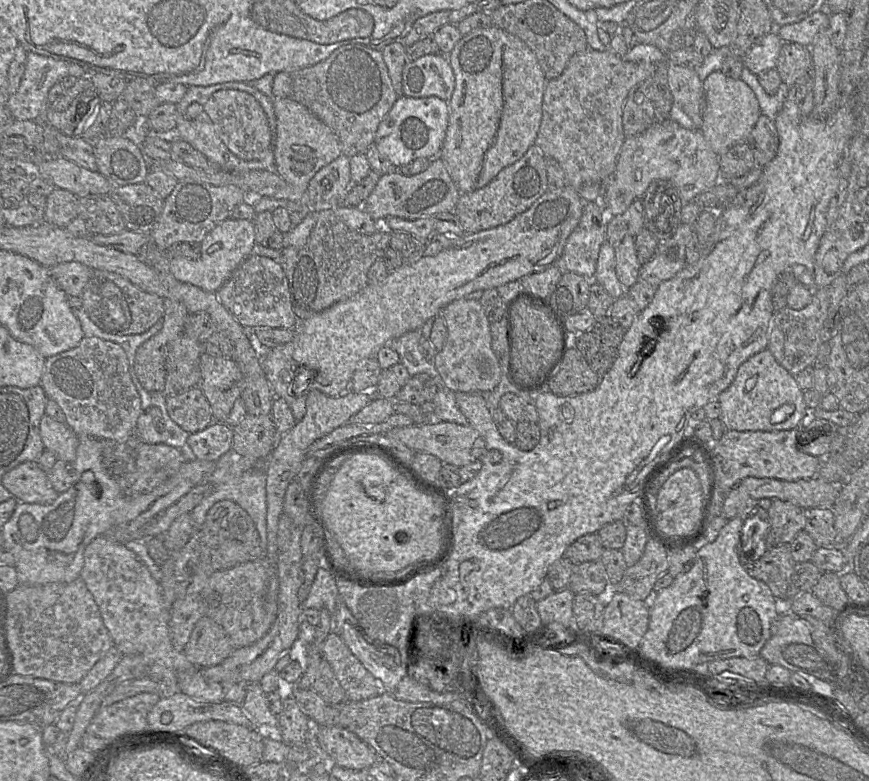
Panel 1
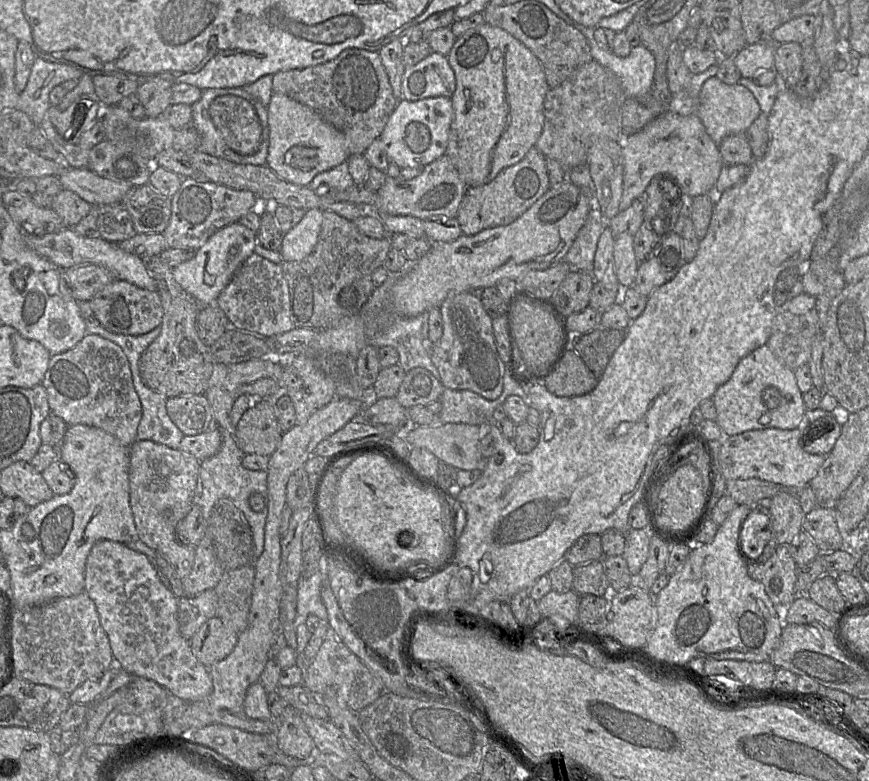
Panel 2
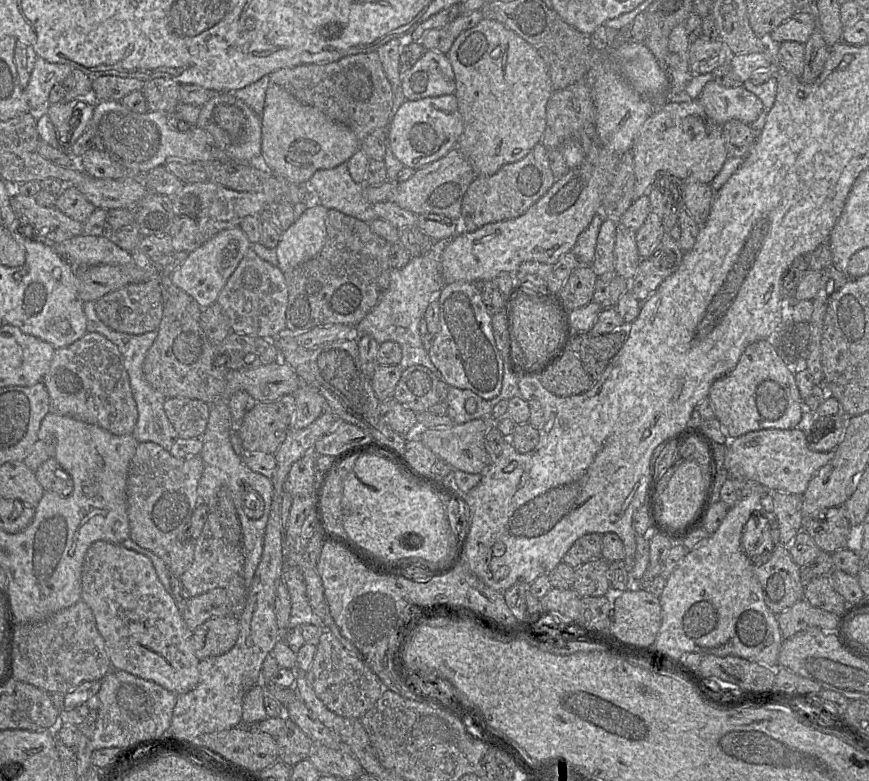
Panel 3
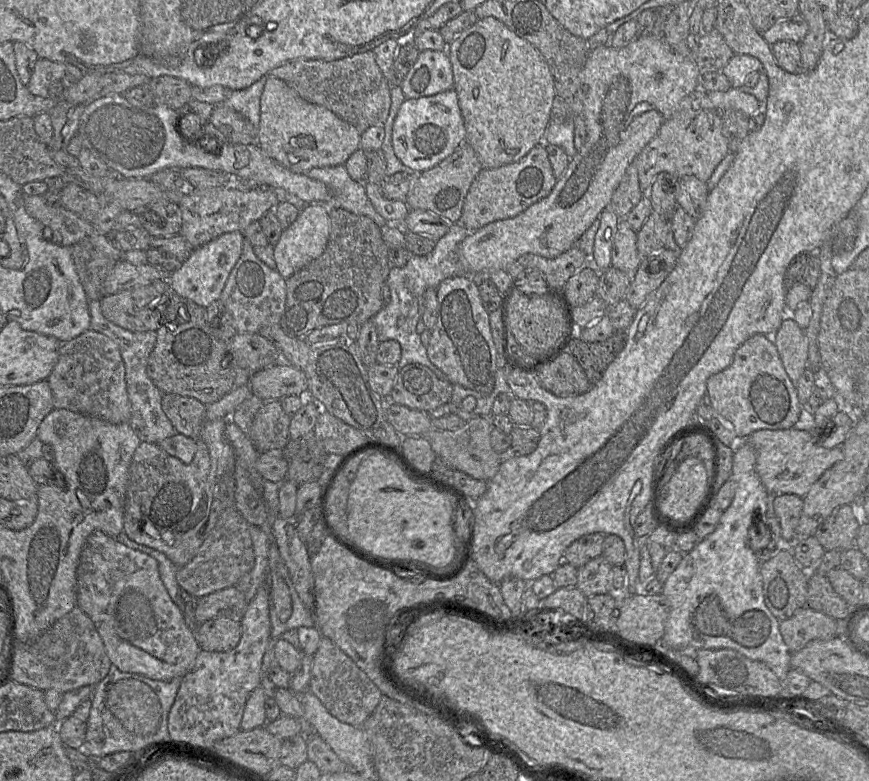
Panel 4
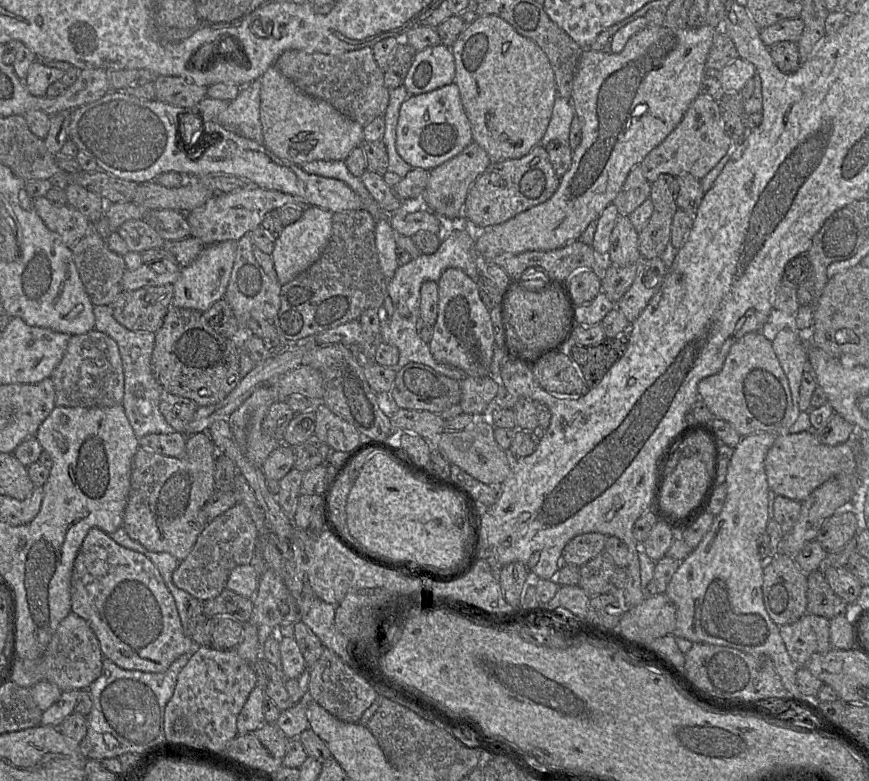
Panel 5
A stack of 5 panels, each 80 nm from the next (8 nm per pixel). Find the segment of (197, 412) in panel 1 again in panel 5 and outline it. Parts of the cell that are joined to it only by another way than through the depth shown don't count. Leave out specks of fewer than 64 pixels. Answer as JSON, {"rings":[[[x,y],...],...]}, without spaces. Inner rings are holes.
{"rings":[[[163,390],[160,395],[160,412],[174,430],[179,433],[185,433],[198,407],[193,400],[174,395],[166,390]]]}

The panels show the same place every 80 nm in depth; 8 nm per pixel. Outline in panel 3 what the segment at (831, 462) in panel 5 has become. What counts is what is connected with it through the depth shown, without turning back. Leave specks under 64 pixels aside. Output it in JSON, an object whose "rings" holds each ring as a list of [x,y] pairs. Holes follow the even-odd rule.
{"rings":[[[762,429],[747,432],[726,445],[725,468],[728,477],[756,481],[769,492],[802,496],[818,470],[835,455],[835,450],[817,452],[809,448],[808,434],[800,429]]]}

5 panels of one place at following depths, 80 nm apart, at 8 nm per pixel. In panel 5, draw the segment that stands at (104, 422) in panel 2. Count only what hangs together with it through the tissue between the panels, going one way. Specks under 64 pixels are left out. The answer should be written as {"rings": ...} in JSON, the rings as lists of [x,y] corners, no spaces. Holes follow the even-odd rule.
{"rings":[[[95,329],[69,337],[63,357],[49,378],[53,381],[56,406],[111,407],[123,400],[124,376],[118,345]]]}

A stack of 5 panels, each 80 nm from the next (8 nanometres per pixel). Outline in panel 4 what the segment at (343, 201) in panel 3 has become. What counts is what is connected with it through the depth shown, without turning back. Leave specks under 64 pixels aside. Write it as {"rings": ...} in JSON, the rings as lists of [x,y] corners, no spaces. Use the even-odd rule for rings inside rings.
{"rings":[[[345,164],[316,167],[306,173],[310,178],[322,182],[331,193],[331,207],[343,208],[351,213],[371,218],[379,227],[388,224],[373,207],[363,181],[353,180]]]}

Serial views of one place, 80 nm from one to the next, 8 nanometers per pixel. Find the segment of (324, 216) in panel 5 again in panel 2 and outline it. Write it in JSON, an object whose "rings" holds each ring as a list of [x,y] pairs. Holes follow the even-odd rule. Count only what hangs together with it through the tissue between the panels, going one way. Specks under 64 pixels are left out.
{"rings":[[[312,208],[301,221],[284,234],[280,254],[283,261],[299,261],[315,248],[323,221],[323,210]]]}

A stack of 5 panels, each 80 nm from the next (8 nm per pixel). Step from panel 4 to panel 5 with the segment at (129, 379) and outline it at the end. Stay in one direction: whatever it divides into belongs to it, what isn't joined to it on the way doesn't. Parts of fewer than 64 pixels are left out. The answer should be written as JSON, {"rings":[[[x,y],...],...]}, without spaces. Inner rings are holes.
{"rings":[[[94,305],[95,330],[110,336],[118,345],[123,376],[124,396],[122,405],[137,439],[147,434],[171,434],[174,428],[166,421],[159,409],[160,395],[164,390],[151,369],[151,355],[155,344],[155,333],[131,331],[116,321],[109,305]]]}

